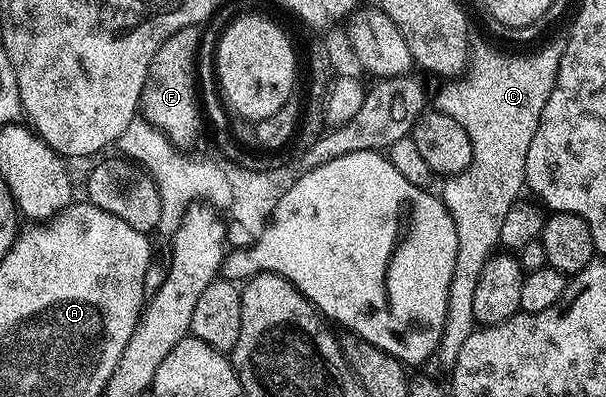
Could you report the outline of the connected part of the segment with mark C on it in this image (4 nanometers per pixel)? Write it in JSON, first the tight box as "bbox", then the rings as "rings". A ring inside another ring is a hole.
{"bbox":[436,40,565,372],"rings":[[[561,40],[529,55],[504,54],[485,42],[474,41],[469,51],[467,73],[446,81],[437,94],[436,109],[463,124],[467,136],[471,136],[473,149],[470,166],[462,174],[444,179],[443,206],[453,217],[451,225],[455,241],[455,269],[448,288],[443,336],[436,353],[445,372],[452,371],[460,348],[476,329],[472,307],[476,285],[500,241],[503,220],[507,212],[514,209],[517,193],[525,186],[527,148],[531,148],[531,136],[535,136],[535,128],[539,128],[547,96],[551,96],[551,88],[555,88],[564,51],[565,42]]]}

